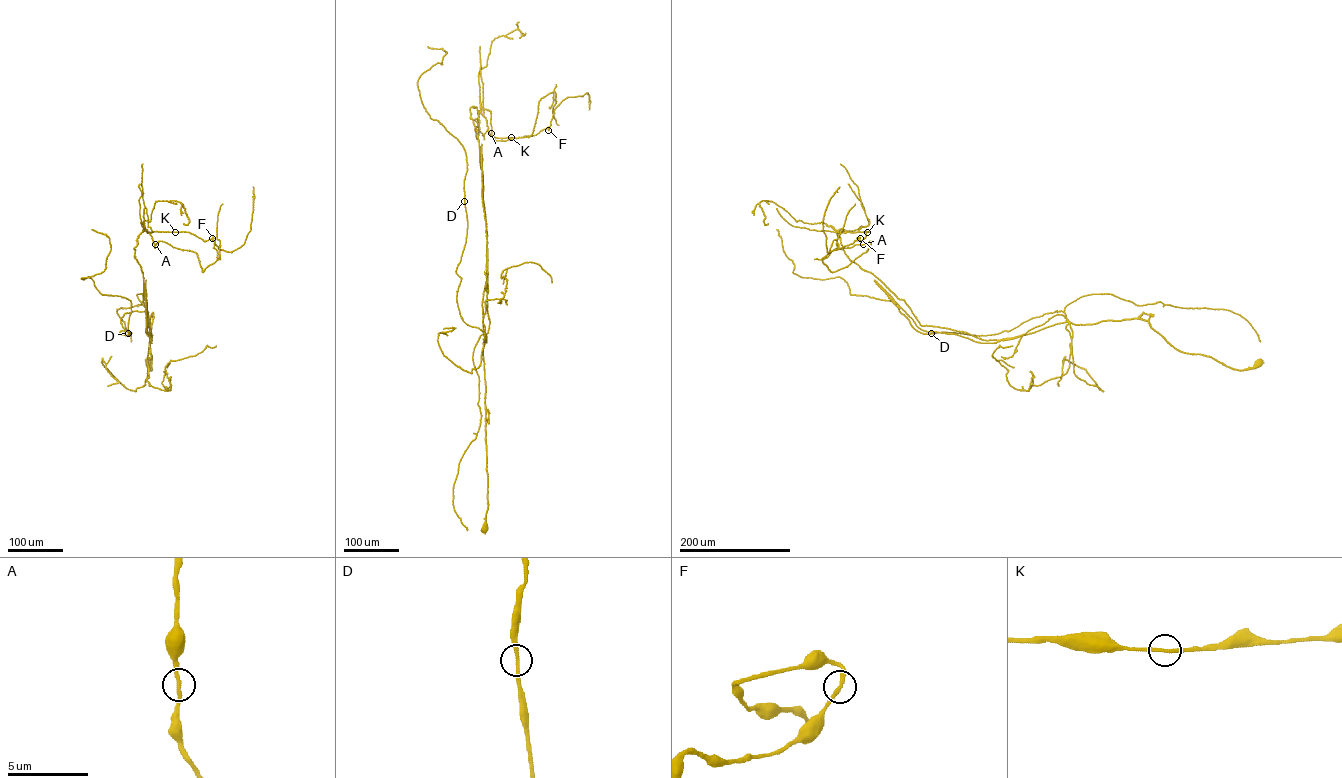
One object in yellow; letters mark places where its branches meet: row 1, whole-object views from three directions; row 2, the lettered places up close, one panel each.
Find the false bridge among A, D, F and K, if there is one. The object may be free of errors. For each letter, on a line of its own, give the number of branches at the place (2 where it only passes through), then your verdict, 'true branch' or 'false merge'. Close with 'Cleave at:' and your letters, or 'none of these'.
A: branches 2; true branch
D: branches 2; true branch
F: branches 2; true branch
K: branches 2; true branch
Cleave at: none of these

